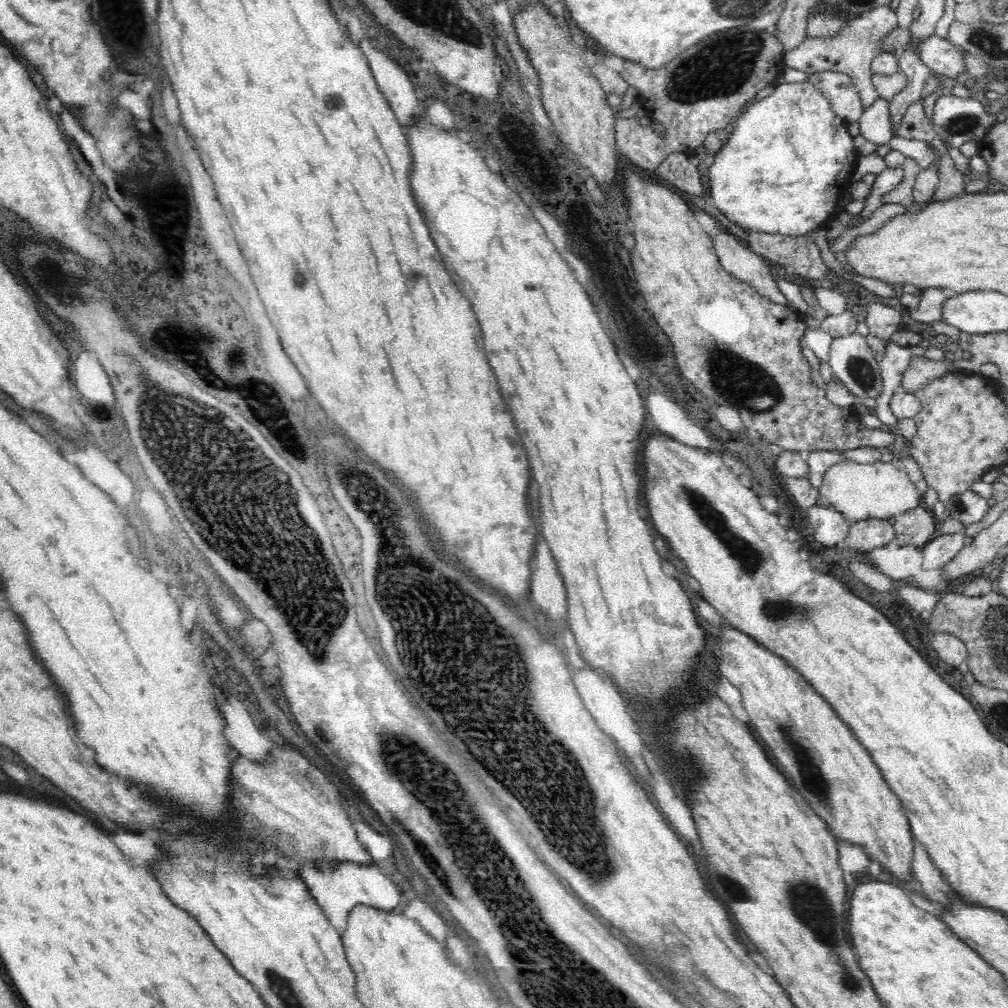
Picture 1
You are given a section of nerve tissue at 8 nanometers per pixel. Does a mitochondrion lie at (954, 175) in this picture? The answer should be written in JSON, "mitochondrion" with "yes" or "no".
{"mitochondrion":"no"}

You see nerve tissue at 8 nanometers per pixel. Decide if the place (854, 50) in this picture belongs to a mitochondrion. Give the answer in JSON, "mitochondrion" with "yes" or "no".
{"mitochondrion":"no"}

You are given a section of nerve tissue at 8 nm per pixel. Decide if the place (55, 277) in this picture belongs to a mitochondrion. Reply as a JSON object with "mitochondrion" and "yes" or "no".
{"mitochondrion":"yes"}

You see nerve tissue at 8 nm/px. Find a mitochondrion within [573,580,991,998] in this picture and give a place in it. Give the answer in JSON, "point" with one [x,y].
{"point":[814,908]}

